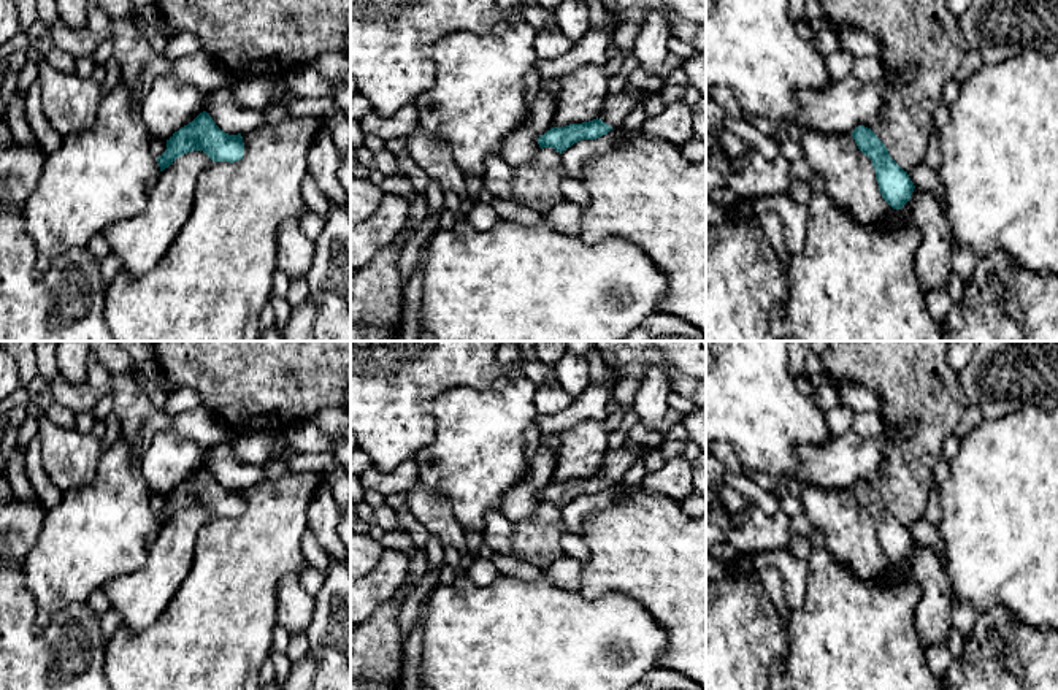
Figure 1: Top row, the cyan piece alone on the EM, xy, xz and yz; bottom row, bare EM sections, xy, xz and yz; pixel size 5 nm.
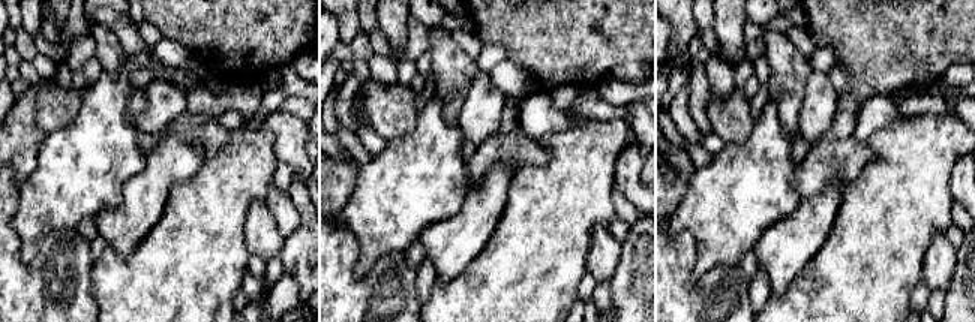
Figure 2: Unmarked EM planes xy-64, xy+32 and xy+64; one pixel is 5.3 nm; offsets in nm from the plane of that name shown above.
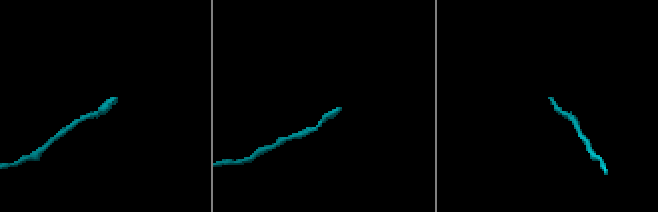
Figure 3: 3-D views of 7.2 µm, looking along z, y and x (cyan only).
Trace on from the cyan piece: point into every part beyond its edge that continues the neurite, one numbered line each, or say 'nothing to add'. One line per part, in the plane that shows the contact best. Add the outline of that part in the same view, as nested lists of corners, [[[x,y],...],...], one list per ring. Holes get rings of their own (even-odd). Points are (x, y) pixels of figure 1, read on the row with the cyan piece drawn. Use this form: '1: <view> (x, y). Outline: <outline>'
1: xz (616, 107). Outline: [[[623,90],[614,95],[608,95],[603,108],[598,113],[598,119],[612,128],[620,128],[623,119],[636,105],[639,105],[638,98],[625,94]]]

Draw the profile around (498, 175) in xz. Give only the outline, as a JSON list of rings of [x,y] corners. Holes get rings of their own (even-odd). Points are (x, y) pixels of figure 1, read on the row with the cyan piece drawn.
[[[500,154],[485,159],[484,187],[496,198],[512,198],[512,168]]]

